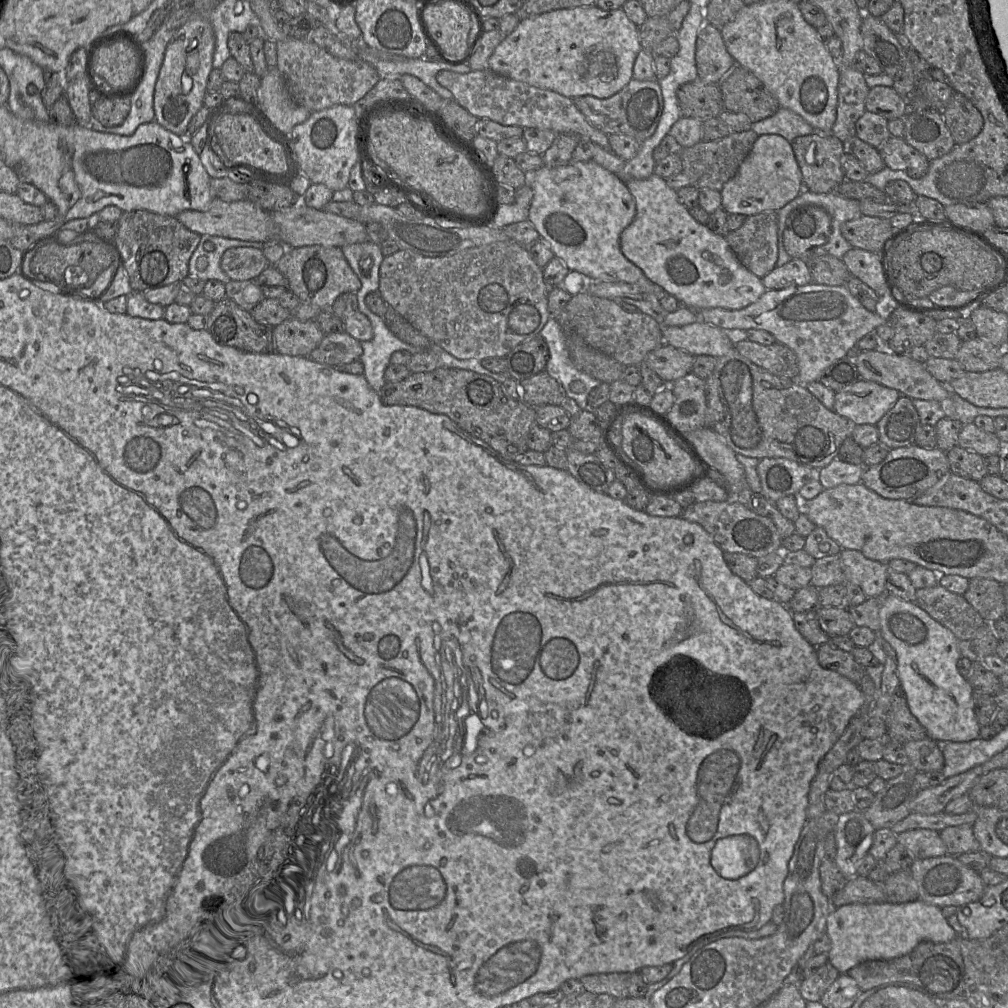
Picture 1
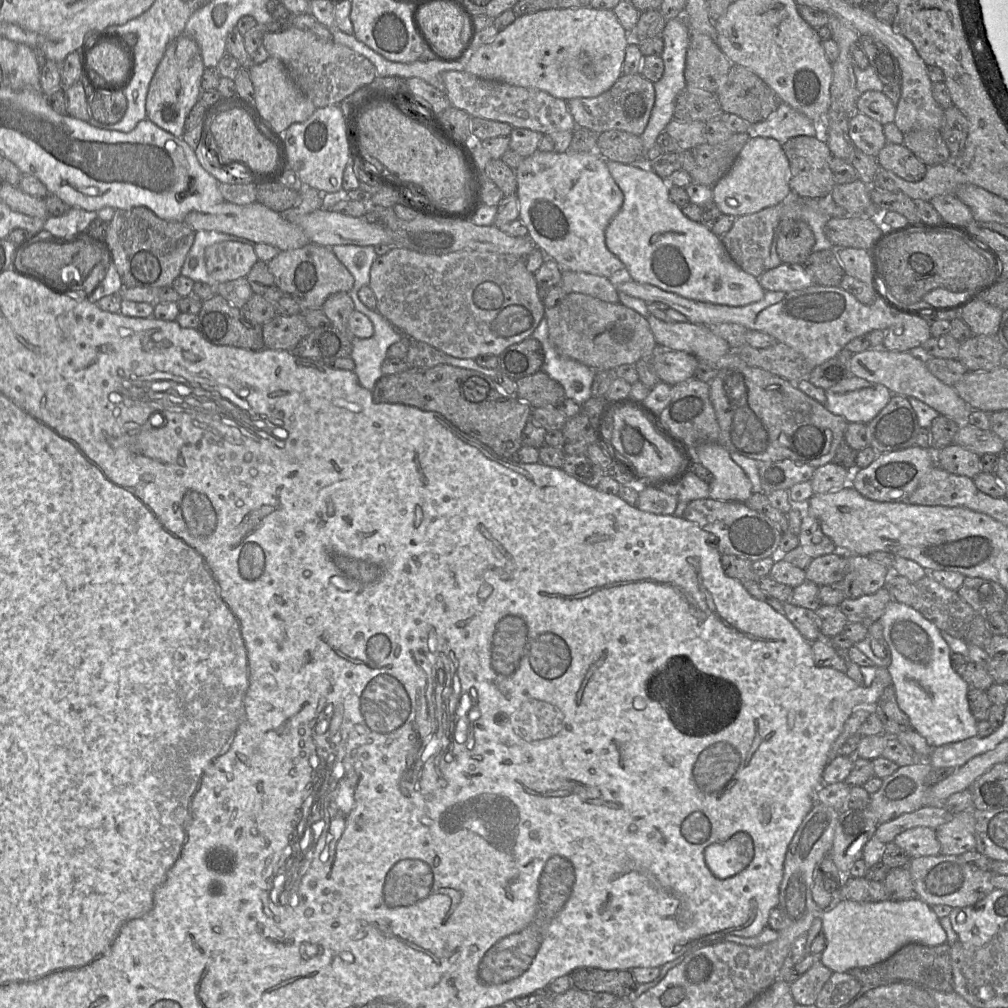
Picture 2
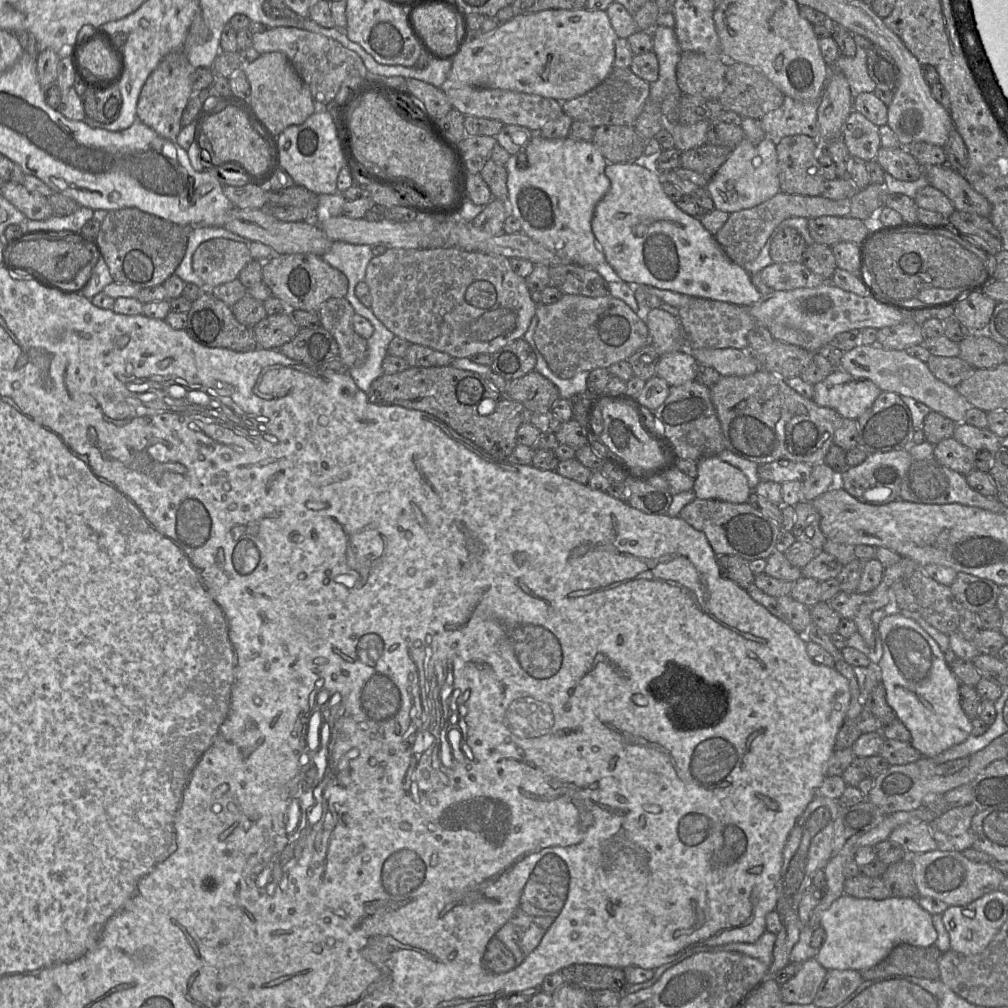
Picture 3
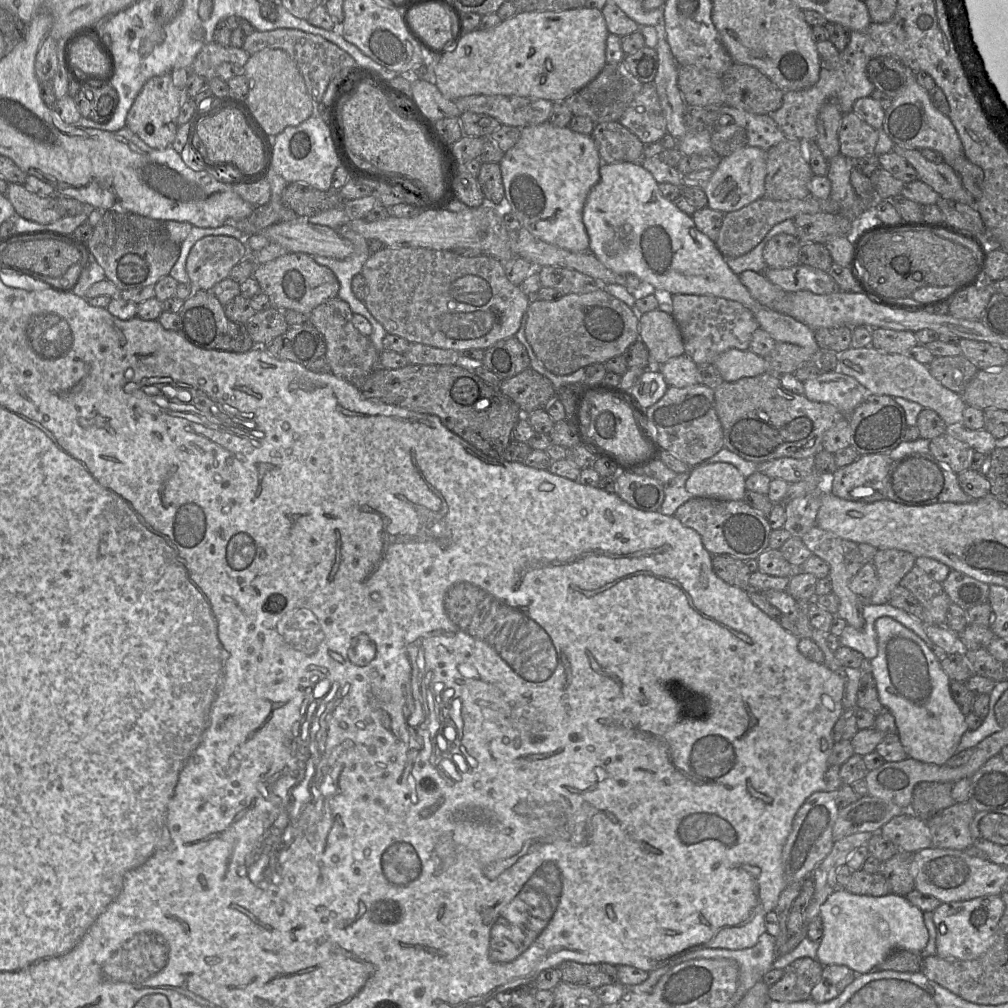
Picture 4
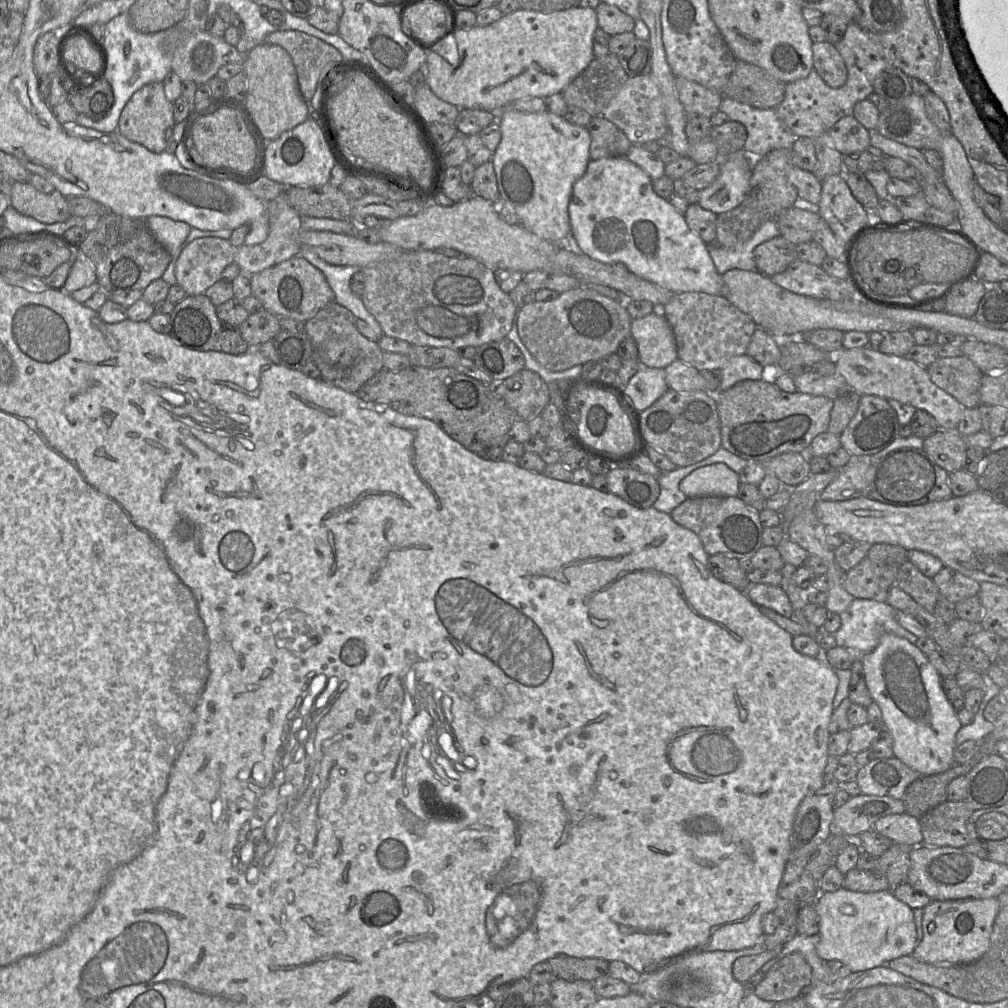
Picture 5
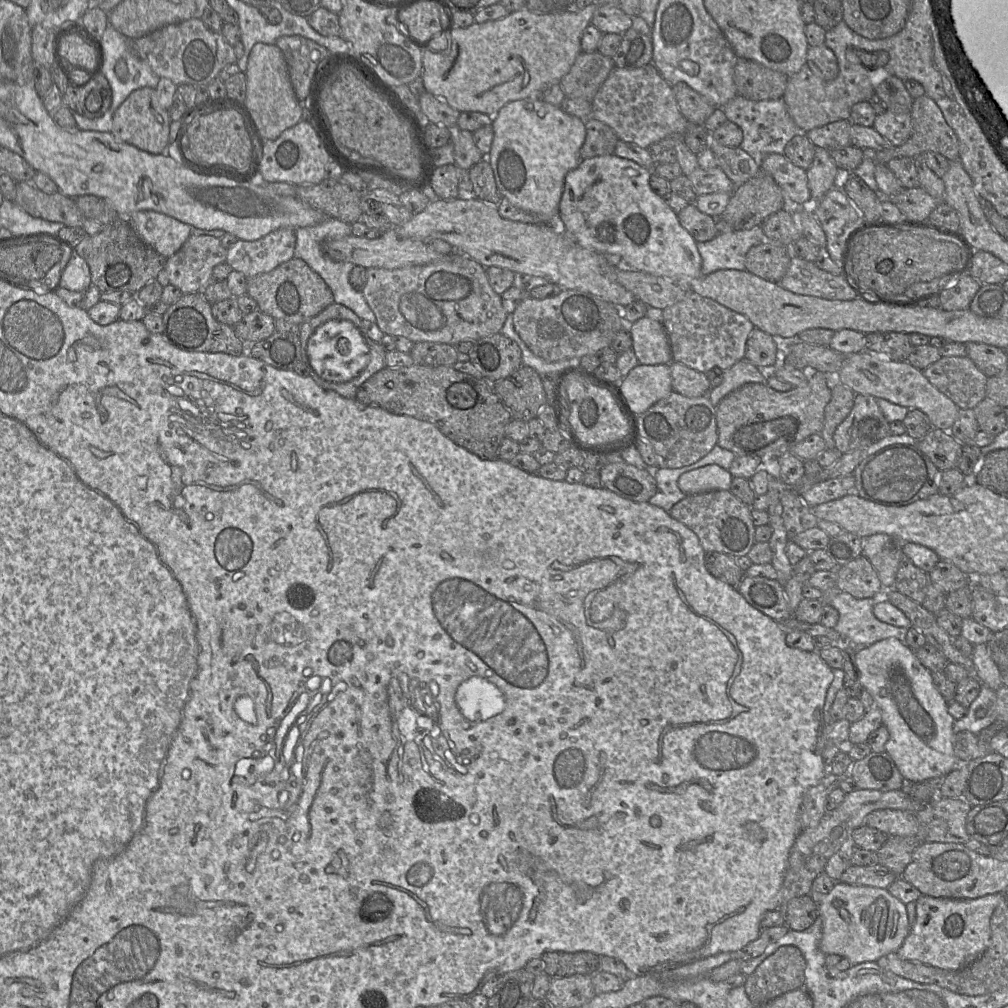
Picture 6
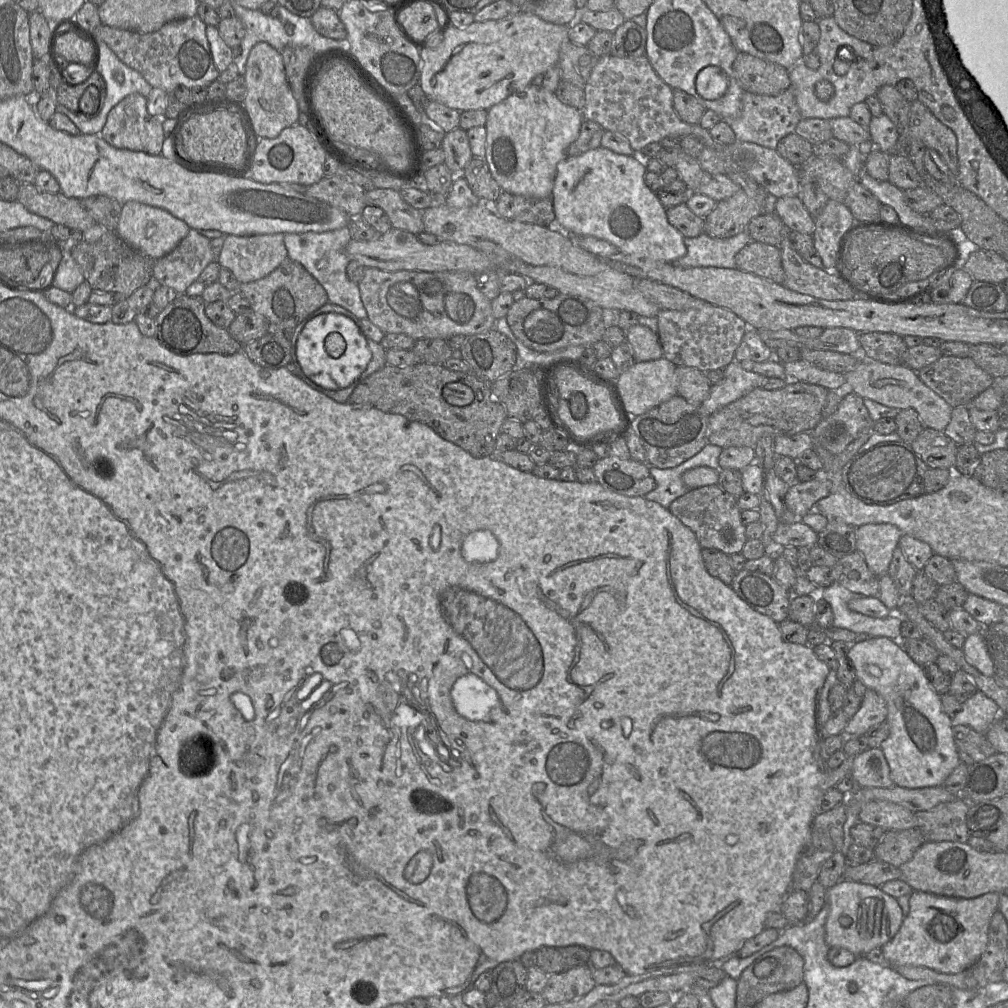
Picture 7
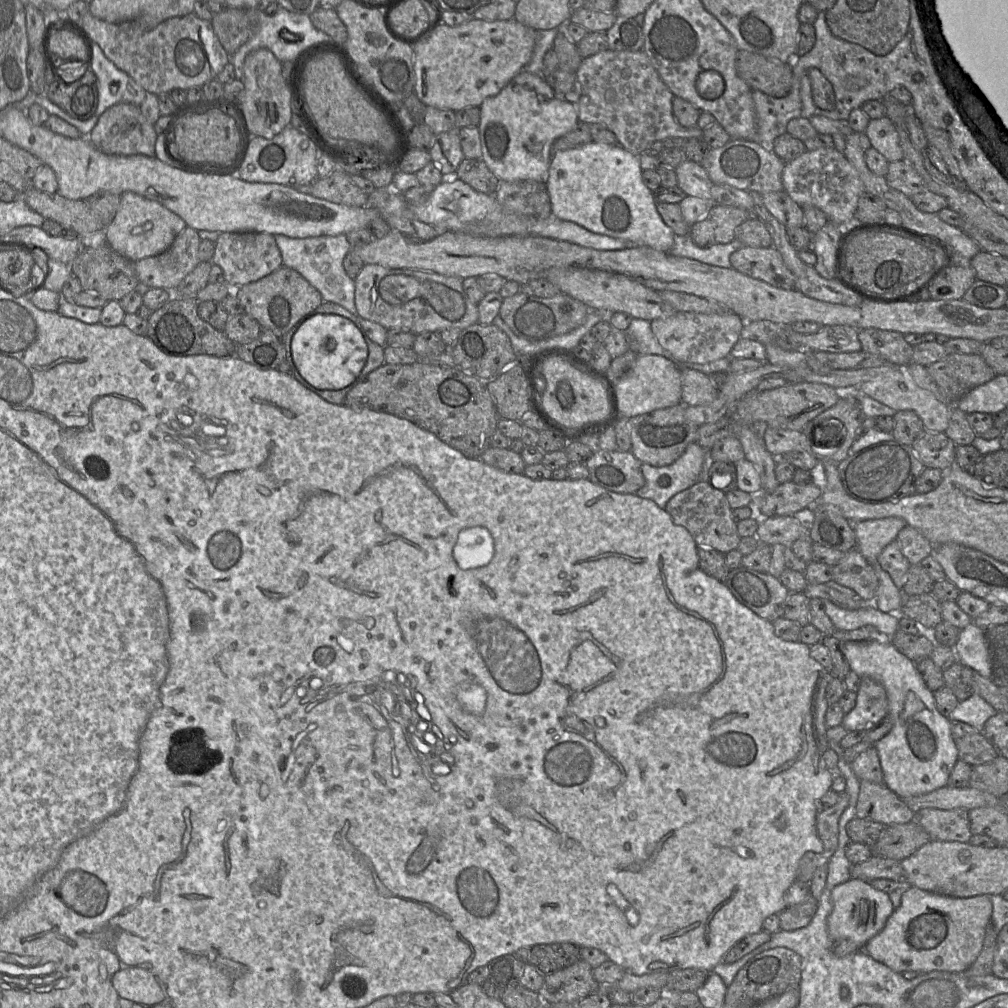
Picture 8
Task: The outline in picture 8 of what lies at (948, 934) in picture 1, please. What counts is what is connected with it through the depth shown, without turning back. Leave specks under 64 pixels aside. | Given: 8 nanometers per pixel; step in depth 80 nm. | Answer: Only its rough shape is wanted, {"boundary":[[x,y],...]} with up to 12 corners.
{"boundary":[[850,878],[831,893],[832,940],[859,948],[895,910],[889,895]]}

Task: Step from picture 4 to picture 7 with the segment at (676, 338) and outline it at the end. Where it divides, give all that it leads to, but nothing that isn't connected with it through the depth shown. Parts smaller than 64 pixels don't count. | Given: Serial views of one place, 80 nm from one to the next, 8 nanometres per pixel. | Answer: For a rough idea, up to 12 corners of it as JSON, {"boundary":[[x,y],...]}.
{"boundary":[[634,324],[626,330],[635,362],[663,357],[650,328]]}

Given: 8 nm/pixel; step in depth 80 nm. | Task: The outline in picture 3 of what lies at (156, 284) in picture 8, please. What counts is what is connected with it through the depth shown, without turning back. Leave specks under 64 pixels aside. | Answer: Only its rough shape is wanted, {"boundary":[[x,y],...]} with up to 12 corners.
{"boundary":[[214,238],[197,247],[192,268],[211,290],[236,279],[248,245]]}

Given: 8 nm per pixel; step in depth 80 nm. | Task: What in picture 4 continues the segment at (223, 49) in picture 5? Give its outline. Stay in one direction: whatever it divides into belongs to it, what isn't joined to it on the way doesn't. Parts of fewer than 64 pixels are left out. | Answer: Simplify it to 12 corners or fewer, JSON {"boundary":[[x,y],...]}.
{"boundary":[[213,41],[199,51],[190,72],[209,80],[222,63],[244,67],[243,48]]}

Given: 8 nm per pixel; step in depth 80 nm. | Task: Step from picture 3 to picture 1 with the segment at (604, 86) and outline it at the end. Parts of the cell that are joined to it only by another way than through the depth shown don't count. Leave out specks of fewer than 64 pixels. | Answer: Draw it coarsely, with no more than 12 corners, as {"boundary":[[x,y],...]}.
{"boundary":[[632,78],[609,98],[578,96],[589,124],[643,142],[663,112],[659,82]]}

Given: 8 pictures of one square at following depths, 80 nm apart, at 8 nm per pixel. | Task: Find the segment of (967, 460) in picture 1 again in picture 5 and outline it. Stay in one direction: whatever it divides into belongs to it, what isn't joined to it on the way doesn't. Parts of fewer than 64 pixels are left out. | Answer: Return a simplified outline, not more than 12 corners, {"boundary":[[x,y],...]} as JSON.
{"boundary":[[938,430],[923,451],[952,473],[963,469],[968,445],[956,431]]}

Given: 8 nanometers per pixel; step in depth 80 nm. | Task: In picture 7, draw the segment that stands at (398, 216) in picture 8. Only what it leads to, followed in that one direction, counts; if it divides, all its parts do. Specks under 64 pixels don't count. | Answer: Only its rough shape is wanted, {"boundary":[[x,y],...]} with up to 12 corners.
{"boundary":[[375,188],[366,206],[384,211],[393,228],[425,232],[422,212],[400,191]]}

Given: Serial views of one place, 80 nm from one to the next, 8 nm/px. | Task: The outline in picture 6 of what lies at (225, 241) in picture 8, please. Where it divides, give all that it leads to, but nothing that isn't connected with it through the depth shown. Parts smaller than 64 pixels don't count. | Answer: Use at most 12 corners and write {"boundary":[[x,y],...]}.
{"boundary":[[296,229],[238,240],[226,263],[247,278],[294,258]]}

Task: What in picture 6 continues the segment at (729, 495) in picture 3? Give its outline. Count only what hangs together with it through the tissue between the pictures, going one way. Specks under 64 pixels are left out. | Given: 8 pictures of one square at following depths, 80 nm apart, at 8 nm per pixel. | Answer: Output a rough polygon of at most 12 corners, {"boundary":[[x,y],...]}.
{"boundary":[[710,464],[683,473],[685,495],[729,490],[728,470]]}

